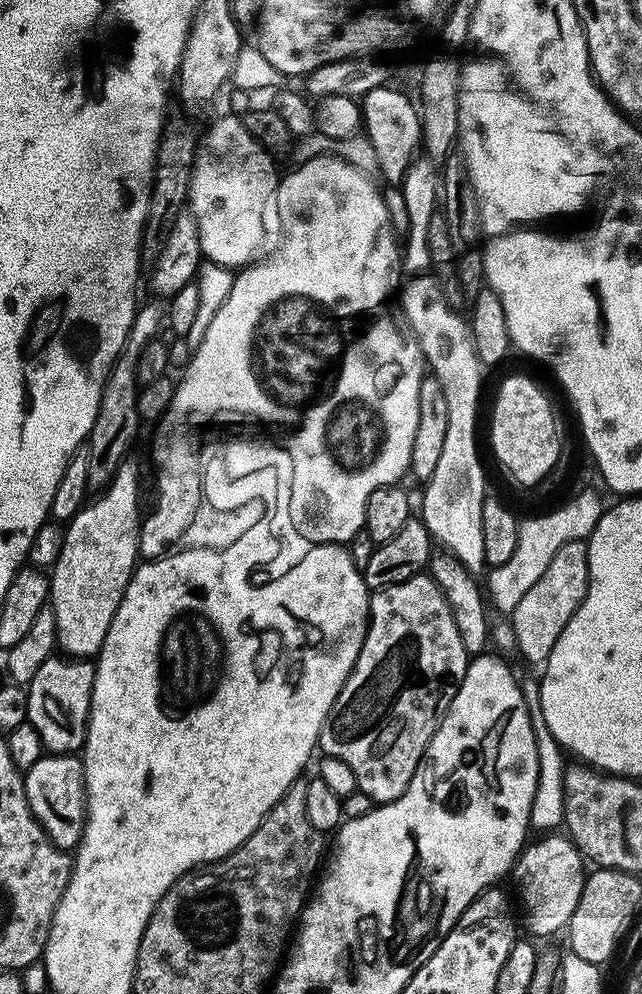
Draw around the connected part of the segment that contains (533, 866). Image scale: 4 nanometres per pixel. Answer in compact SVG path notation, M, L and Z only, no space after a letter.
M552 832L538 841L531 841L518 855L513 865L512 878L520 886L520 898L524 906L522 928L535 939L560 933L567 927L577 909L587 880L586 862L573 841L564 834Z

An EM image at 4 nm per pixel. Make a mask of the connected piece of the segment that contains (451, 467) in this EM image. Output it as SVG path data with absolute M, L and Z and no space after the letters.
M417 158L404 176L404 208L412 229L408 232L408 244L403 249L403 269L408 272L404 290L404 319L424 355L424 363L431 375L442 382L446 394L446 407L450 418L446 425L446 442L442 442L442 455L434 474L423 485L424 497L418 500L418 516L426 530L445 553L453 556L471 574L485 571L482 546L482 506L484 493L484 468L476 453L476 407L480 404L480 383L484 380L482 367L472 330L467 319L455 312L453 301L444 296L440 281L429 271L432 259L428 249L428 223L438 208L438 168L427 158Z

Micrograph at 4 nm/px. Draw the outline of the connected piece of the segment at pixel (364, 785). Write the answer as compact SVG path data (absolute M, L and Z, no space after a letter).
M431 575L411 576L406 578L406 582L398 582L394 586L375 589L368 601L368 632L364 635L362 650L354 662L352 672L342 686L338 698L334 698L334 706L330 710L330 714L324 719L324 725L320 731L320 739L318 741L319 751L324 756L342 758L342 762L346 762L346 766L350 766L350 770L354 770L357 789L370 794L373 802L376 804L394 802L403 794L406 786L410 786L410 778L414 778L414 770L418 770L424 751L428 749L429 742L434 738L434 734L454 698L454 694L458 694L458 686L466 674L469 659L470 654L466 650L466 646L462 646L462 634L458 634L458 626L454 626L454 614L446 602L442 590L433 582Z

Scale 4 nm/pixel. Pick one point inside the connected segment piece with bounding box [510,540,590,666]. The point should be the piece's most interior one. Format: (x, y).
(542, 615)

